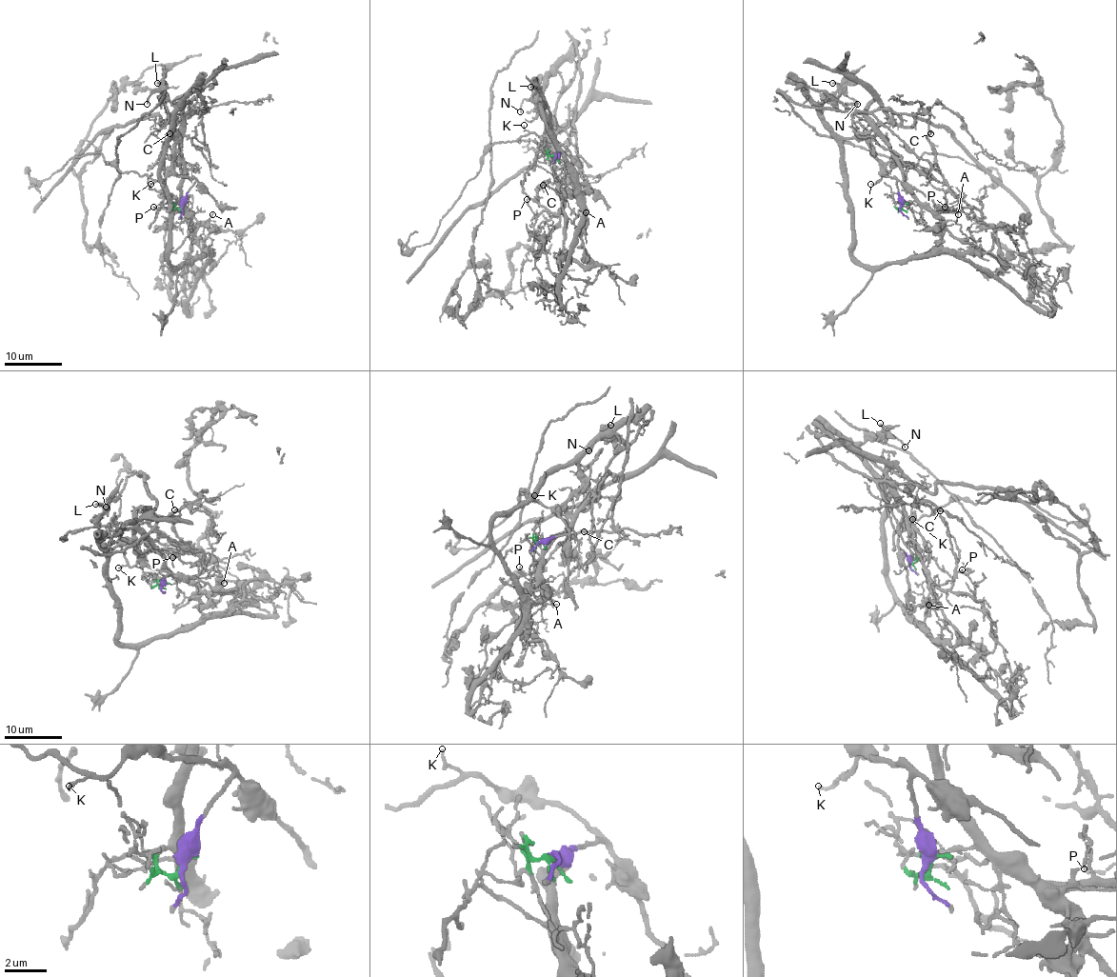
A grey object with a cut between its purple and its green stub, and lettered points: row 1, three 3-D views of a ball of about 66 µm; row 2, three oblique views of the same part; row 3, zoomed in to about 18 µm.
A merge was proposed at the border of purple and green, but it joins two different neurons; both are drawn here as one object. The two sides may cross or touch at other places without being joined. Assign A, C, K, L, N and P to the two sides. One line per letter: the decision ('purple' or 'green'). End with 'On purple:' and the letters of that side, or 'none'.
A: green
C: green
K: purple
L: purple
N: purple
P: green
On purple: K, L, N

